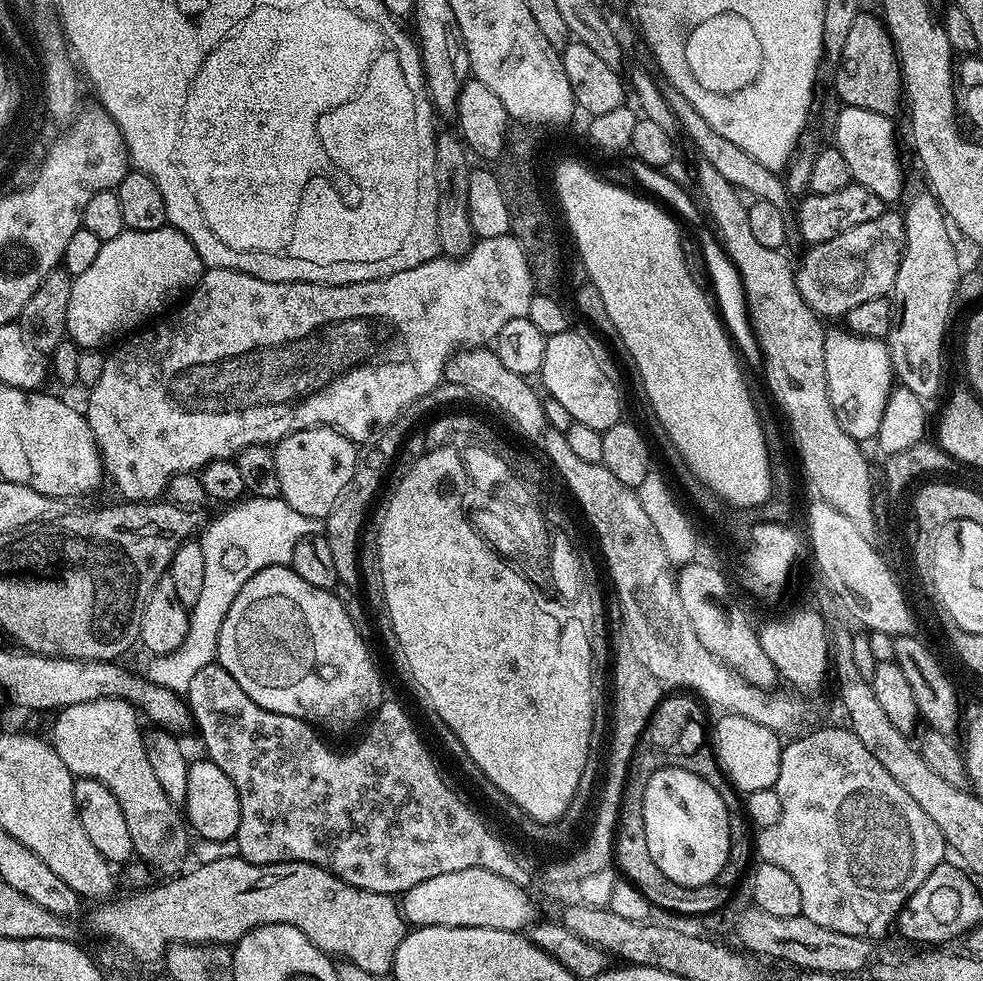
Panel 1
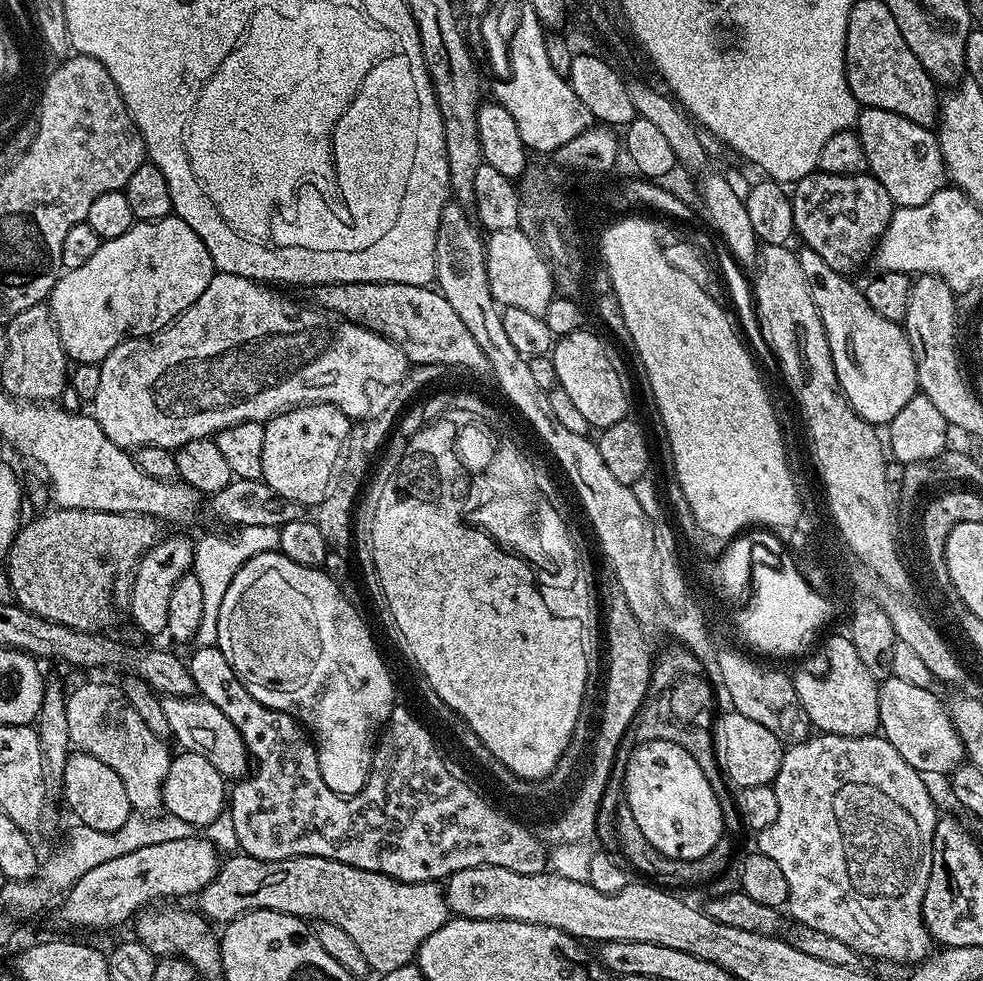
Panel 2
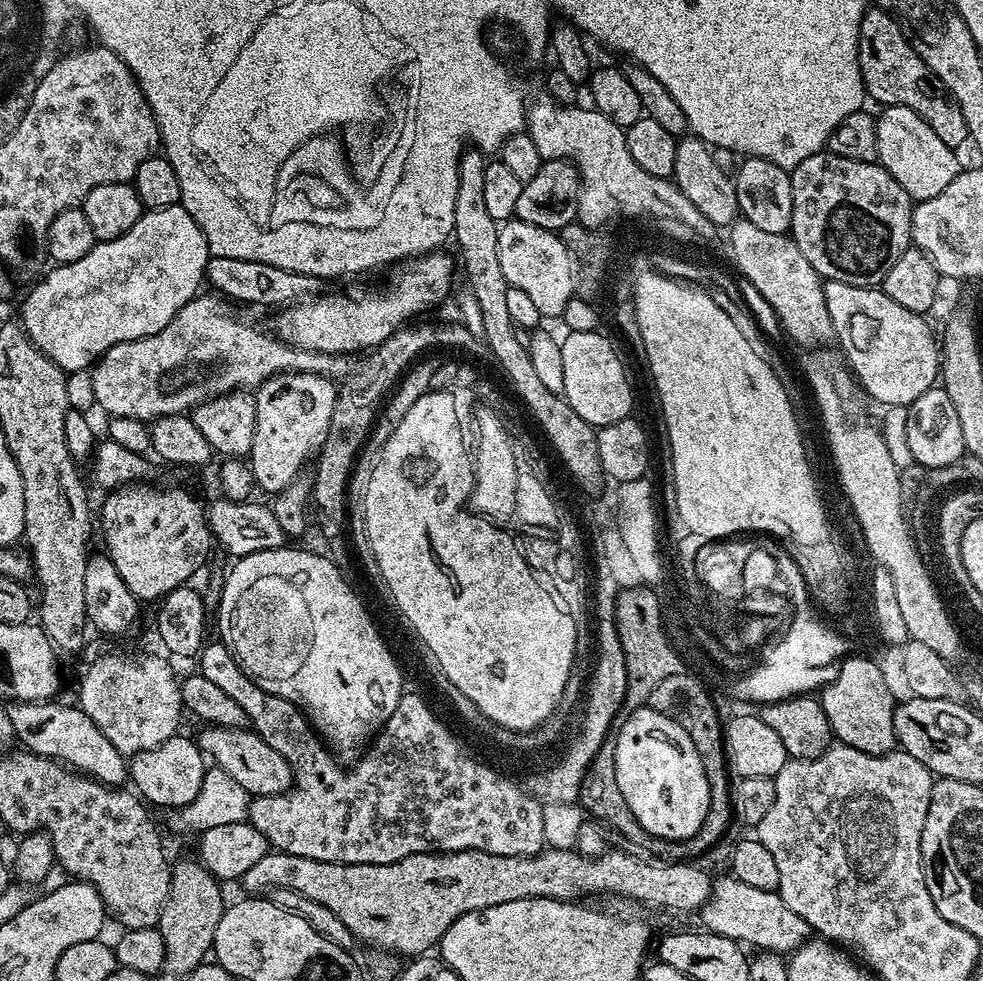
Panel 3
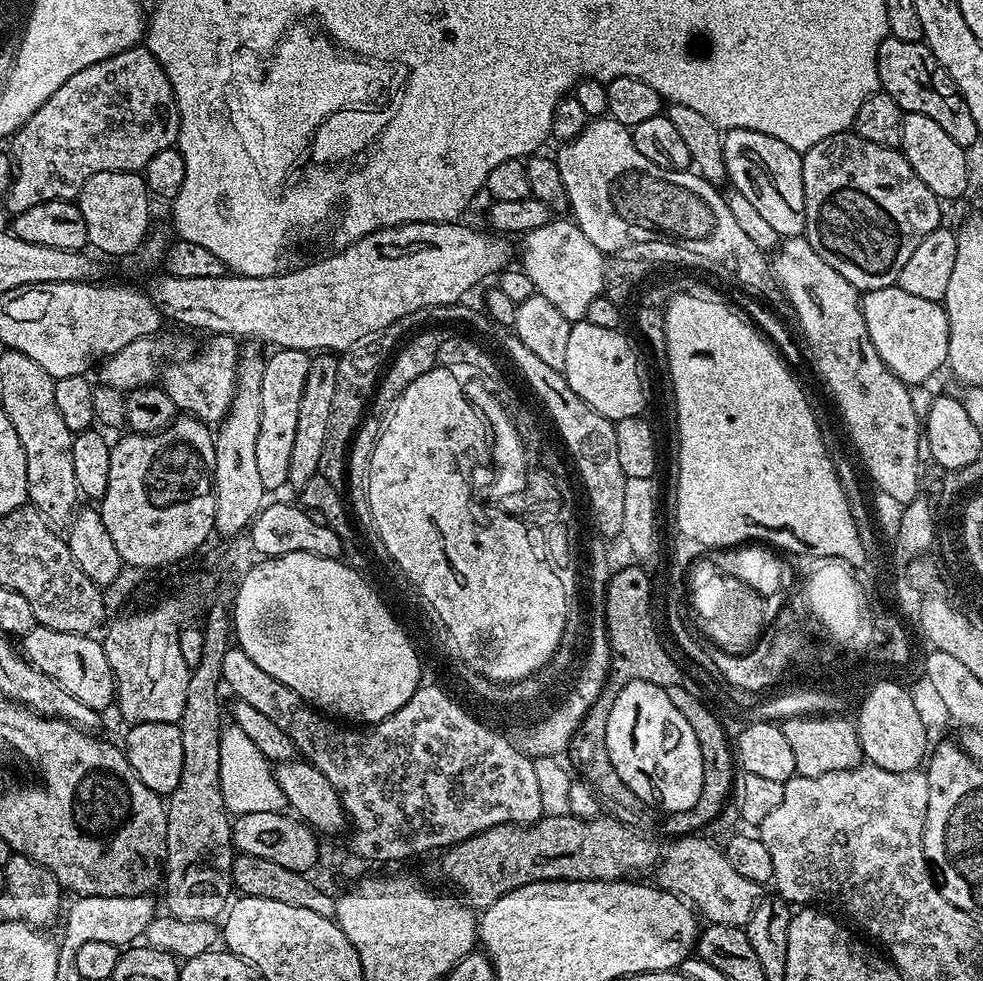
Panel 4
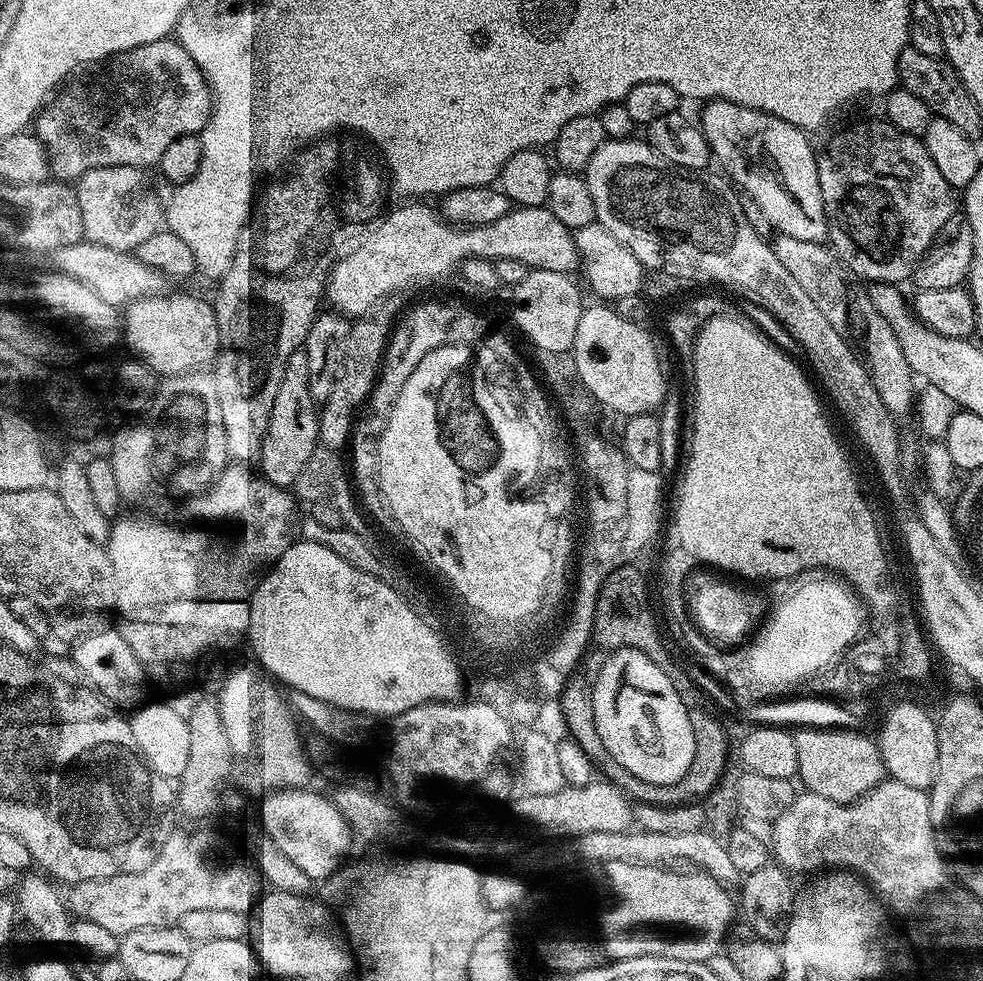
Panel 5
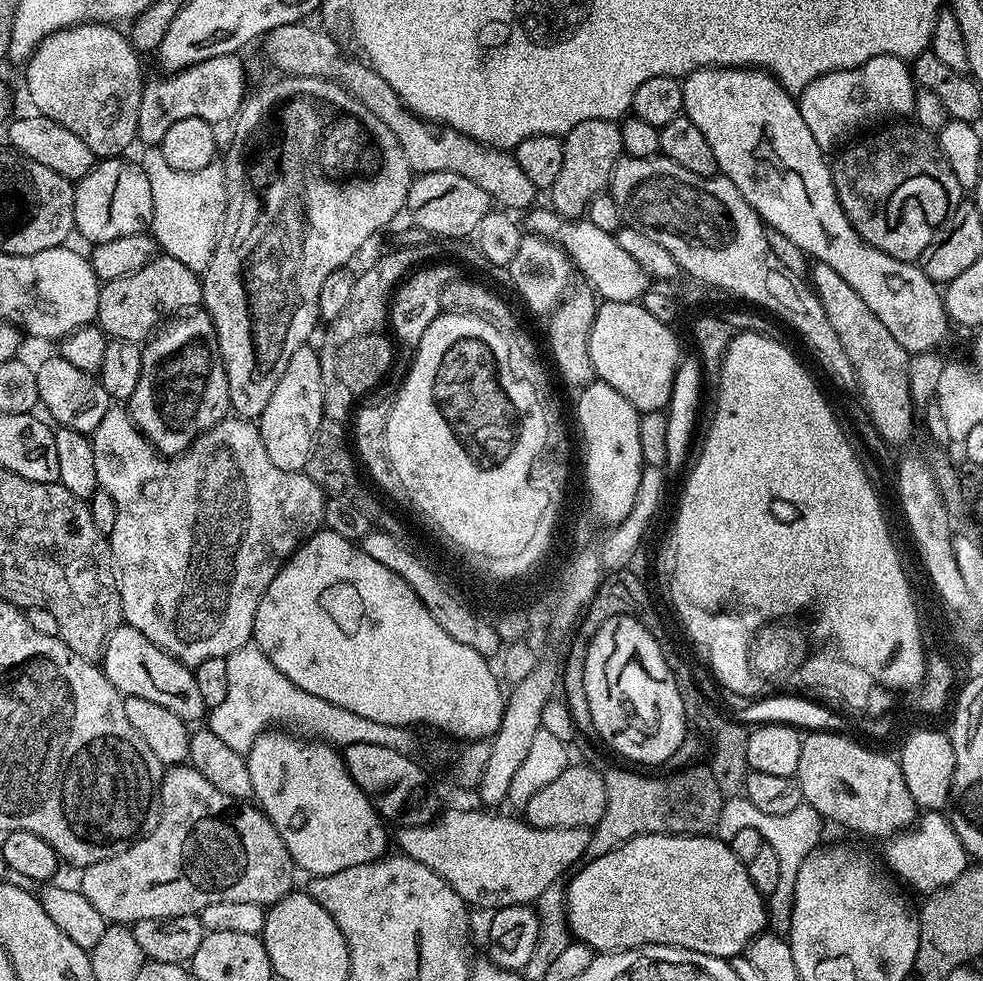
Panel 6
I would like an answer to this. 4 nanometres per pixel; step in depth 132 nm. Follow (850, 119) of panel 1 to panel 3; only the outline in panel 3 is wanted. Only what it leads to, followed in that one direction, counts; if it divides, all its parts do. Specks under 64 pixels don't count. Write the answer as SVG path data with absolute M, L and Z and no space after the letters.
M887 105L884 113L876 116L876 133L878 134L878 162L885 170L910 194L913 201L929 200L950 182L954 182L956 175L962 171L962 163L958 157L957 149L946 146L930 126L910 106Z

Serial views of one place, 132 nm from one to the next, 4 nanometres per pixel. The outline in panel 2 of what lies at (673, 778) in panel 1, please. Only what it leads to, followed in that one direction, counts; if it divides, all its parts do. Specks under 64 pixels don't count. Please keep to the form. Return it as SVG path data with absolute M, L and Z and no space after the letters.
M650 740L635 746L628 769L622 772L622 796L628 805L628 814L638 822L638 830L642 830L646 842L673 862L697 860L721 847L723 840L720 839L726 836L722 806L718 806L716 792L706 774L702 774L696 759L681 744L665 740Z

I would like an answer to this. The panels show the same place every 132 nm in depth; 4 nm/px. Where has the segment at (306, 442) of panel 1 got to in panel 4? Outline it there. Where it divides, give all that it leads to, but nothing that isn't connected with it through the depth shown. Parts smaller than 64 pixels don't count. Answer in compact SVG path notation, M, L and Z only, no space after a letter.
M277 348L264 362L262 372L262 422L258 426L257 461L258 474L262 477L265 493L272 494L288 484L290 449L294 447L294 430L298 427L298 406L302 406L302 392L306 390L307 375L310 374L312 356L302 350Z

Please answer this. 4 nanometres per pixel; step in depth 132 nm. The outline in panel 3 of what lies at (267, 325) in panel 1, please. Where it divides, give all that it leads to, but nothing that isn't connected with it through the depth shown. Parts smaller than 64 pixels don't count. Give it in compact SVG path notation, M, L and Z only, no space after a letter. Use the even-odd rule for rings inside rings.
M518 219L505 220L499 225L498 262L506 274L509 288L526 290L526 295L538 306L541 317L563 317L566 302L570 302L578 283L577 273L572 272L573 253L568 251L557 233L530 226ZM197 294L193 300L186 302L186 306L182 306L182 310L178 310L178 314L174 314L174 318L170 322L170 326L166 326L162 330L158 330L158 334L150 334L146 338L138 338L137 340L127 340L118 346L114 346L110 350L106 350L106 354L96 361L91 369L94 378L94 398L96 399L96 408L99 411L108 412L109 417L118 417L136 419L145 422L151 422L162 418L163 416L178 416L181 414L191 413L192 409L199 404L205 404L207 400L215 400L219 397L228 395L229 392L237 390L255 390L269 380L272 376L276 376L279 372L316 372L319 374L327 373L330 364L329 357L323 356L321 352L303 352L301 348L293 348L292 345L285 343L275 335L263 332L260 328L255 328L252 324L247 324L242 317L236 316L237 309L225 297L219 294L211 294L212 296L204 296L205 294Z

